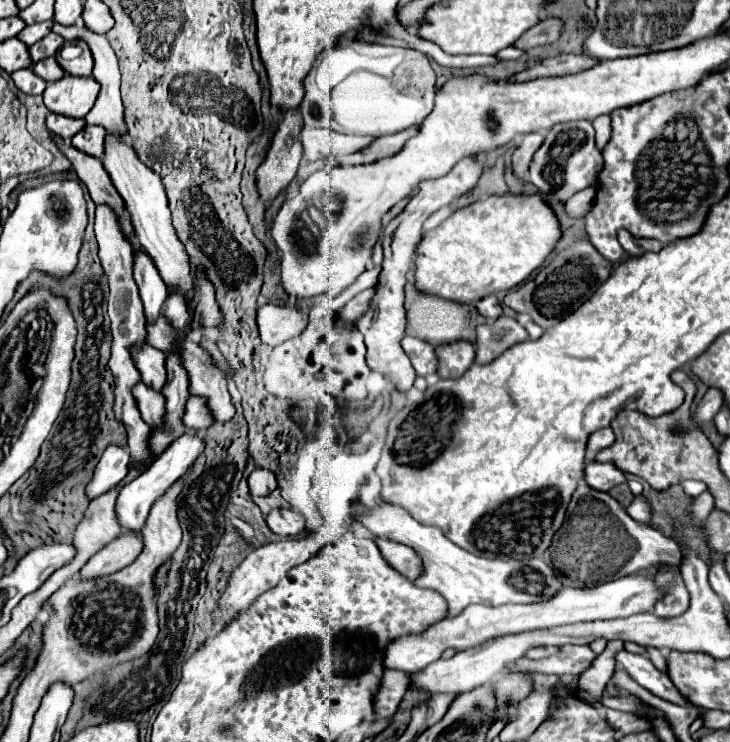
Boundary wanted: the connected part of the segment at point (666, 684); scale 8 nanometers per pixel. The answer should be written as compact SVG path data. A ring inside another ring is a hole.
M622 649L616 655L616 661L624 665L624 669L630 673L632 679L636 679L642 687L646 687L654 695L658 695L670 703L676 703L676 705L690 705L678 693L678 689L672 685L668 675L664 671L658 671L646 655L638 655L638 653L630 653L630 651Z

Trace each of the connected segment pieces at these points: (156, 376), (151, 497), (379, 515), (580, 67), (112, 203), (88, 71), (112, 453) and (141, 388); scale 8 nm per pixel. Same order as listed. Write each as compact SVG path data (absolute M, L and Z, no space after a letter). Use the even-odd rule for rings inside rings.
M144 345L140 353L136 353L136 367L142 373L142 381L152 387L154 391L162 391L166 383L166 367L164 367L164 353Z
M182 433L178 439L174 439L160 455L158 459L136 479L132 485L124 487L124 493L120 493L120 525L124 525L124 531L128 529L142 529L146 523L146 517L150 513L150 507L156 503L156 497L162 497L200 457L206 443L200 433Z
M362 501L352 503L352 517L362 523L372 535L386 537L390 541L412 547L422 559L422 573L414 581L422 589L438 591L448 604L448 611L460 613L470 603L504 605L504 603L532 603L552 597L562 589L560 579L552 567L542 559L484 559L476 557L462 547L454 545L438 527L426 527L418 523L406 509L394 503L380 501L376 507L366 507Z
M586 53L582 55L556 55L552 59L538 61L536 65L528 67L526 71L510 77L512 81L528 81L528 79L538 79L538 77L558 77L558 75L568 75L568 73L578 73L594 67L598 63L596 57L590 57Z
M54 137L54 141L62 149L62 153L72 161L72 167L74 167L78 179L86 185L86 189L90 193L90 199L96 205L108 205L116 213L118 225L120 225L124 237L132 243L134 227L132 227L132 221L126 217L124 199L118 195L116 187L112 185L112 179L108 177L108 171L104 169L104 165L100 163L100 159L84 155L82 151L78 151L72 145L64 143L64 139L60 139L60 137Z
M80 43L80 47L82 47L82 55L80 55L80 57L76 57L76 59L72 59L72 61L64 61L60 55L56 55L56 59L58 59L60 67L62 67L64 71L68 71L70 75L90 77L90 75L92 75L92 65L94 65L92 53L90 53L90 49L88 49L86 45Z
M110 445L104 451L100 463L96 465L94 481L92 485L88 485L88 497L94 499L100 493L106 493L114 485L118 485L128 473L128 463L130 463L128 451L120 445Z
M140 383L132 391L136 393L138 409L140 409L144 421L148 421L148 425L152 425L152 429L162 427L164 425L164 415L166 415L164 397L160 393L152 393L152 389L148 389L144 383Z

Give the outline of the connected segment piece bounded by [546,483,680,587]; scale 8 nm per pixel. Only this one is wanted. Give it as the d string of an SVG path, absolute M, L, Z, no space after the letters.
M580 483L572 495L572 501L566 511L566 523L556 531L552 545L548 547L552 567L558 573L572 581L584 583L584 587L596 587L620 577L634 575L642 569L648 569L652 563L668 561L670 565L680 563L680 549L676 541L666 539L654 527L634 521L620 501L612 495L596 491L586 483Z

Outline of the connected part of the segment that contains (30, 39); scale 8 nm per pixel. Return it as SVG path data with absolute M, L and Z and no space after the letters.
M52 21L36 23L36 25L26 27L22 33L18 33L18 39L30 47L30 45L34 45L36 41L40 41L42 37L46 37L46 35L50 33L50 29L52 29Z

